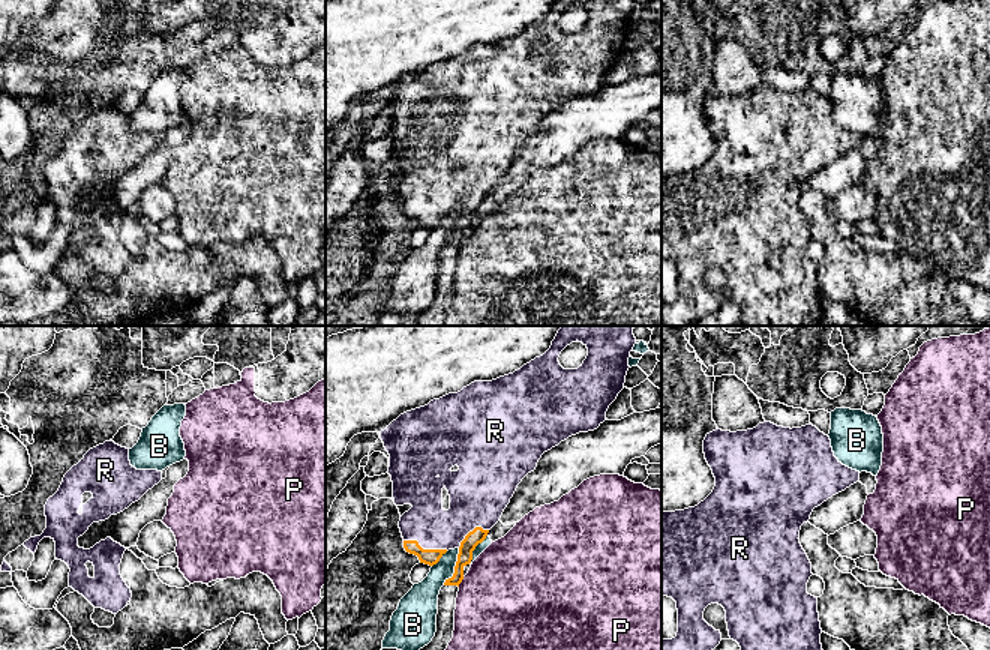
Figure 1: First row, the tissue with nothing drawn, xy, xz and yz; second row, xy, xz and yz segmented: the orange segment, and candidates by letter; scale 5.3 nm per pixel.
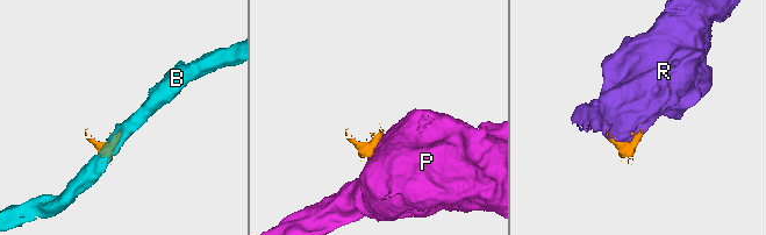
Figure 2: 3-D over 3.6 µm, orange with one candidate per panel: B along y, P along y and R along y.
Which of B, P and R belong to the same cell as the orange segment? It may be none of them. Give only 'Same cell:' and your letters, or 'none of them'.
Same cell: R

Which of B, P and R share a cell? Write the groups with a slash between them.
B / P / R

